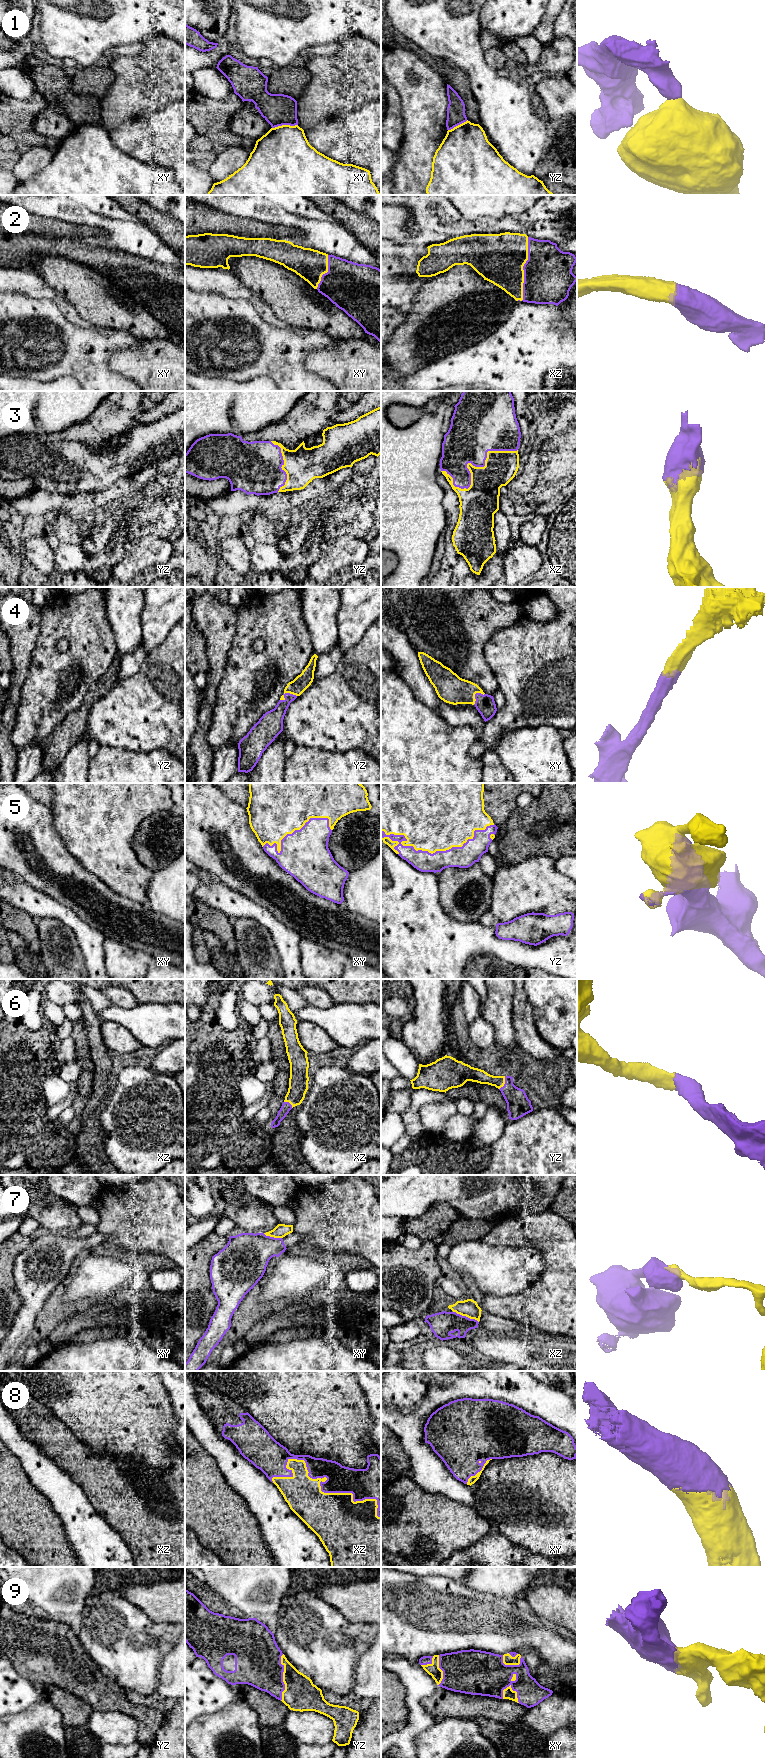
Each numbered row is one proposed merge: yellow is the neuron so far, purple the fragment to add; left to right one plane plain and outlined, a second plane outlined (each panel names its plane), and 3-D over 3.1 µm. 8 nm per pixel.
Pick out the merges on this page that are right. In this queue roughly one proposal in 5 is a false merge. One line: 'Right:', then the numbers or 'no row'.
Right: 2, 3, 4, 5, 6, 8, 9

